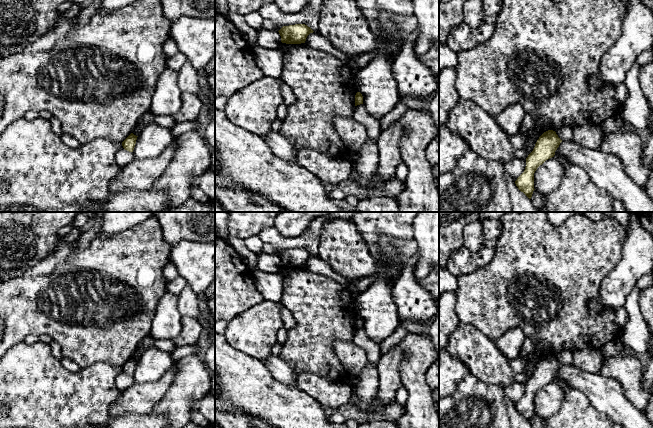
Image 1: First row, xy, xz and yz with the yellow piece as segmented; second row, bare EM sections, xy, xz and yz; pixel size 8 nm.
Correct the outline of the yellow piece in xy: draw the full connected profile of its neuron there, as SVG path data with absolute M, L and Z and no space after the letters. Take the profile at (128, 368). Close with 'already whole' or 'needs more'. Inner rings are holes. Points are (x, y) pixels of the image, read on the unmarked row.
M131 357L123 366L122 366L122 370L125 374L129 375L129 376L133 376L135 368L136 368L136 364L137 364L136 359L134 359L133 357Z; already whole

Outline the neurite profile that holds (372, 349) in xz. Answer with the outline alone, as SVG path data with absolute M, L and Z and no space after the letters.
M363 328L355 330L353 343L366 352L368 362L377 366L381 358L380 346L369 339Z

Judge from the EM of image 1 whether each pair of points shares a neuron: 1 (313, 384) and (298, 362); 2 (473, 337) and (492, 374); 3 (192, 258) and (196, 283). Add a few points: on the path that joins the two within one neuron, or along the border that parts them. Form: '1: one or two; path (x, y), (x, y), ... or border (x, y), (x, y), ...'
1: two; border (296, 376), (301, 373), (315, 373), (327, 380)
2: one; path (473, 346), (489, 365)
3: one; path (196, 264), (196, 277)

